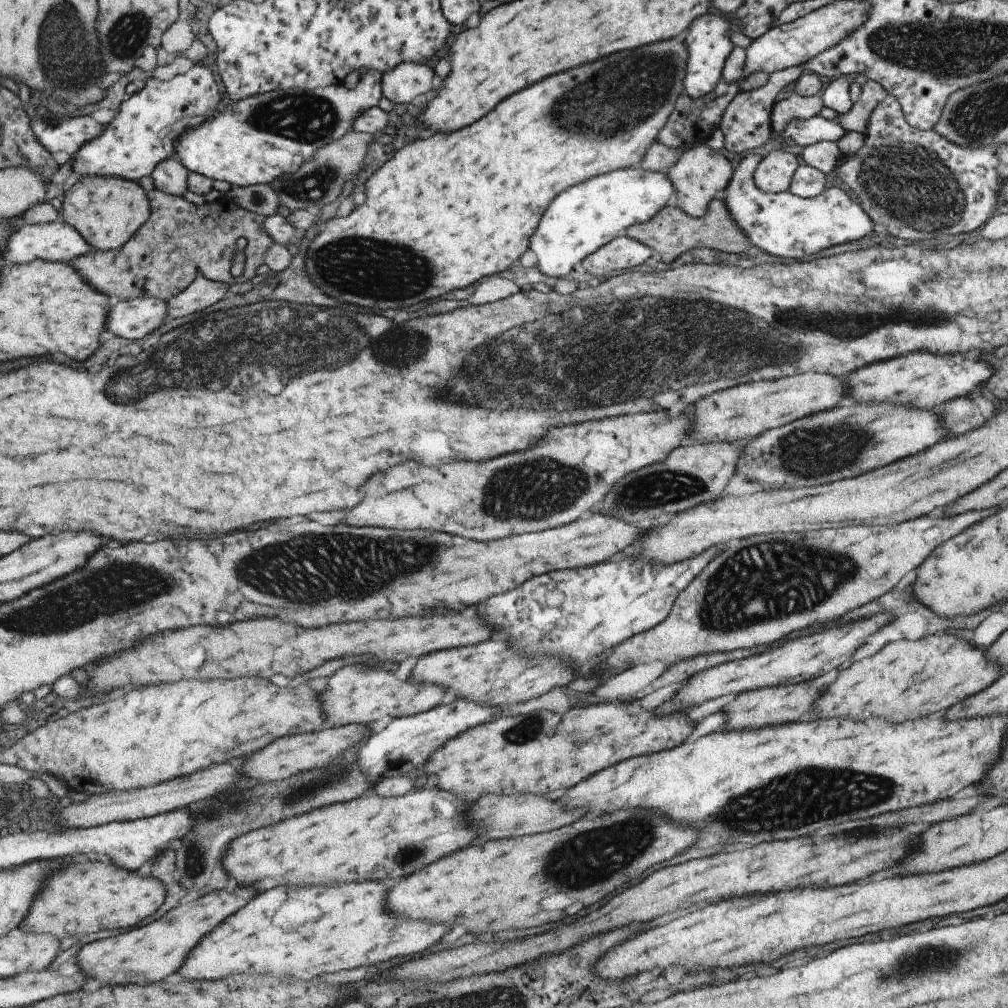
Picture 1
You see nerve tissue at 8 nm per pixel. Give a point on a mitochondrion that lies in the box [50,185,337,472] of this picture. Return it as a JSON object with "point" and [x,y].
{"point":[262,292]}

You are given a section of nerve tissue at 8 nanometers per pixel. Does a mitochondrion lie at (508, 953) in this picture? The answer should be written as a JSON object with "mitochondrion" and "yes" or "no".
{"mitochondrion":"no"}

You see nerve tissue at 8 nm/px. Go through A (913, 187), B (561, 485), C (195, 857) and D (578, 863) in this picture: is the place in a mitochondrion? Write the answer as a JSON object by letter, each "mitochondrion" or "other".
{"A":"mitochondrion","B":"mitochondrion","C":"mitochondrion","D":"mitochondrion"}

